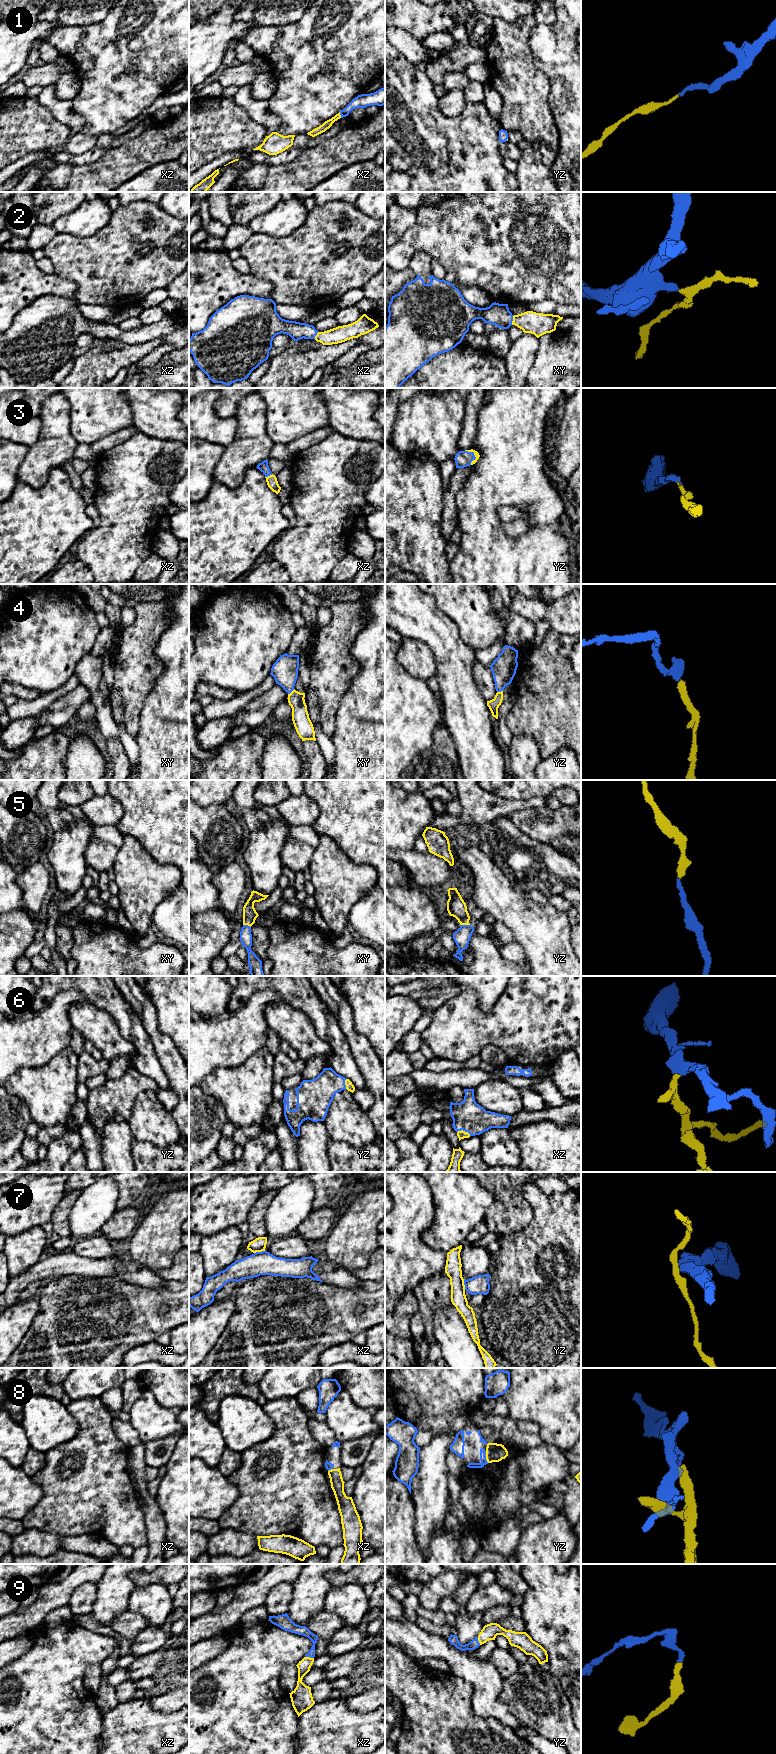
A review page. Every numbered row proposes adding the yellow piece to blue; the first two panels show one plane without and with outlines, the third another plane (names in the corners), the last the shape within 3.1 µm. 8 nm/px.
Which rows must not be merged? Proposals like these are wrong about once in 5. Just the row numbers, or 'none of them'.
7

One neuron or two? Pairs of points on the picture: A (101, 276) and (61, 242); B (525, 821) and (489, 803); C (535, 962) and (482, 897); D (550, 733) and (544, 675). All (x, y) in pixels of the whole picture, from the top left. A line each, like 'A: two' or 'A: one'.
A: one
B: two
C: one
D: one

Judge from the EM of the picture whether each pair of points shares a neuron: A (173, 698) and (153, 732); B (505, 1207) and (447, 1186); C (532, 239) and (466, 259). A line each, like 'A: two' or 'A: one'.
A: one
B: two
C: one

